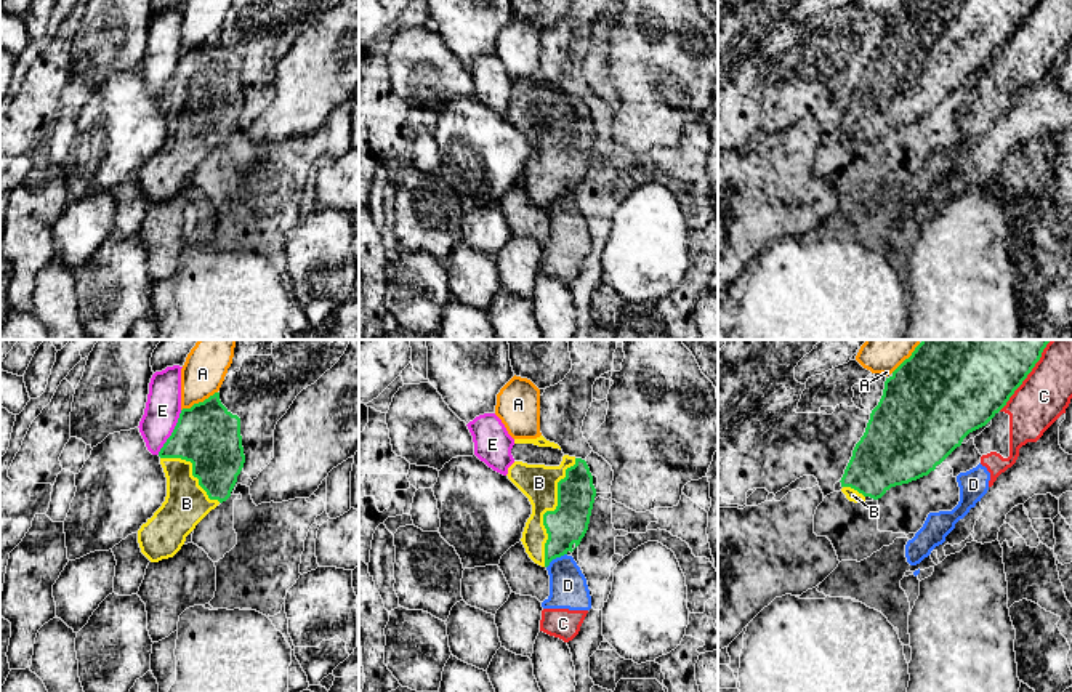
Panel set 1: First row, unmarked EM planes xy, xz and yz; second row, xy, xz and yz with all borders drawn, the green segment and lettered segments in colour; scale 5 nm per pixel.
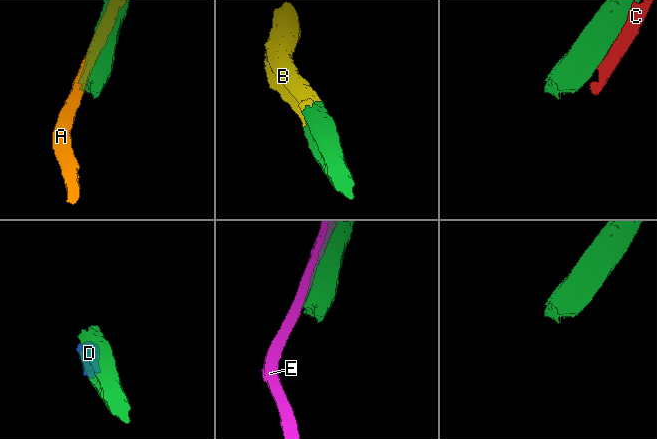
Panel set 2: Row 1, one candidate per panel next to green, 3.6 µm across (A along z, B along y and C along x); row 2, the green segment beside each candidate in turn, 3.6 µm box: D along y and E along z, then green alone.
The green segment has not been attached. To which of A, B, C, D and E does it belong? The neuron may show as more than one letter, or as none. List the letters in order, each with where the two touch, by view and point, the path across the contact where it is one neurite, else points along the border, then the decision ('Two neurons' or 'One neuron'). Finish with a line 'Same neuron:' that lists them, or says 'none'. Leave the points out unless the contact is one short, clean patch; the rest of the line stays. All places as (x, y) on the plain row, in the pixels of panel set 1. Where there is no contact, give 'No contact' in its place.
A: Touches green at xy (199, 44). Two neurons
B: Touches green at xz (548, 152). One neuron
C: Touches green at yz (1021, 24). Two neurons
D: Touches green at xz (555, 199). Boundary: xz (566, 194), (555, 199), (547, 209). Two neurons
E: Touches green at xy (172, 74). Two neurons
Same neuron: B

